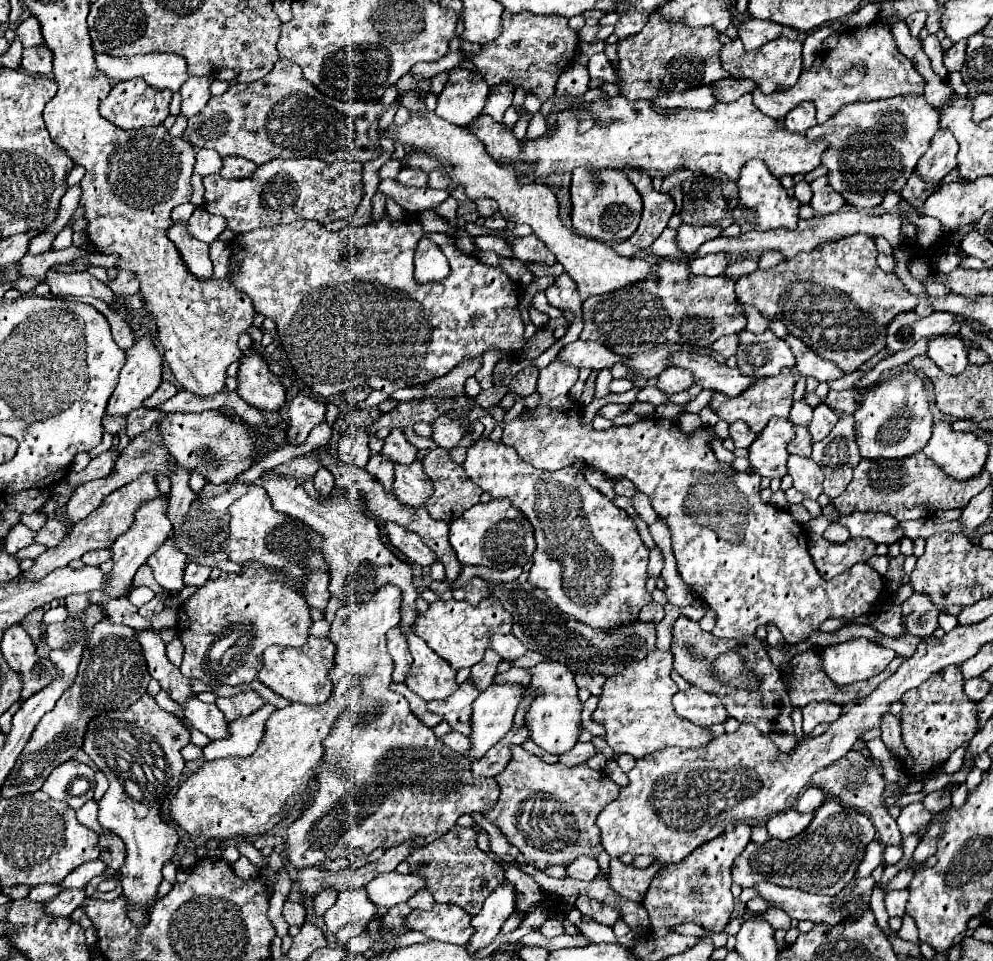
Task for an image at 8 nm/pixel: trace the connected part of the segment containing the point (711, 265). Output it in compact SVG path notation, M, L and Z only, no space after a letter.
M707 255L705 259L691 259L689 261L689 271L693 275L709 275L709 277L717 277L725 273L727 267L727 259L721 259L721 255Z

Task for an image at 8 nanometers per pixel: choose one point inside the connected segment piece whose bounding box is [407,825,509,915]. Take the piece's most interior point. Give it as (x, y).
(454, 869)

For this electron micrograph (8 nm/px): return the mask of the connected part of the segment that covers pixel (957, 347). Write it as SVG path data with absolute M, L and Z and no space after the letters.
M951 335L933 337L927 347L927 357L931 357L939 369L943 369L951 375L961 373L969 363L963 341L959 337L951 337Z

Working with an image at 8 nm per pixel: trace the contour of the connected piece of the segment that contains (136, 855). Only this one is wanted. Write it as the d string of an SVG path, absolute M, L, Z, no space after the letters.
M149 693L141 695L141 699L135 701L127 709L109 711L109 713L93 717L87 725L87 731L85 731L83 751L95 761L95 765L109 779L109 789L99 799L99 823L101 823L101 827L117 833L127 847L127 859L125 859L123 867L119 869L121 875L123 875L121 887L123 887L123 897L129 899L129 907L131 907L129 917L137 925L147 923L145 913L147 913L149 905L155 901L157 885L163 879L161 877L161 867L163 867L165 861L171 859L173 849L175 849L177 841L180 841L180 837L173 831L173 827L159 819L159 807L161 807L161 801L165 799L165 795L169 797L169 795L173 795L173 791L177 791L177 783L181 781L181 773L183 773L183 765L185 765L179 751L189 741L191 741L191 735L185 729L185 725L181 723L181 719L177 715L171 715L171 713L163 711L155 703L155 697L149 695Z

